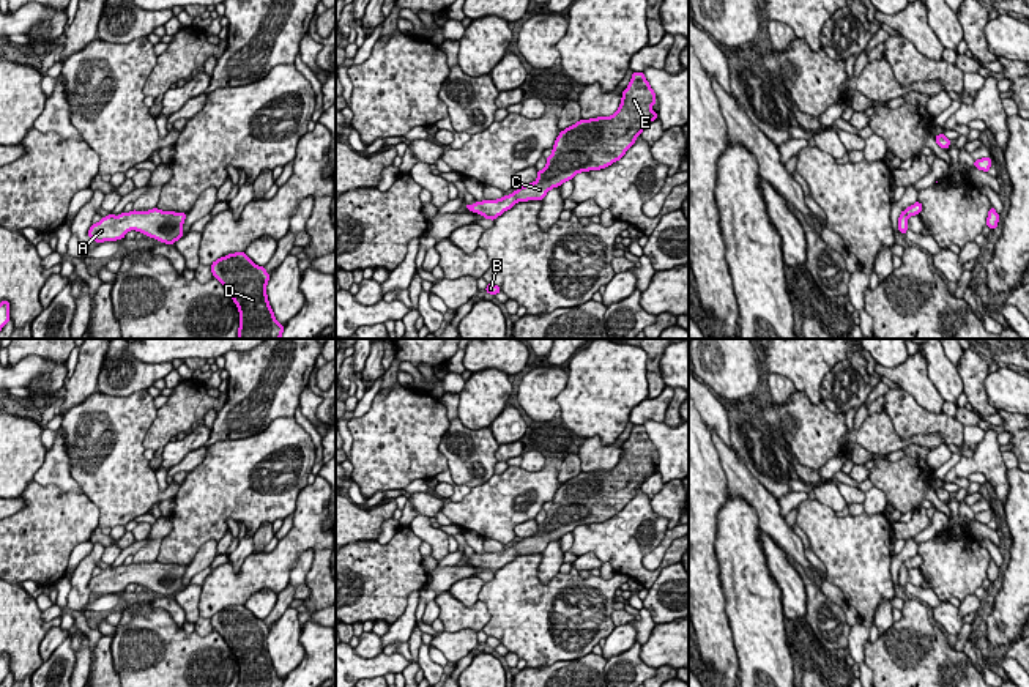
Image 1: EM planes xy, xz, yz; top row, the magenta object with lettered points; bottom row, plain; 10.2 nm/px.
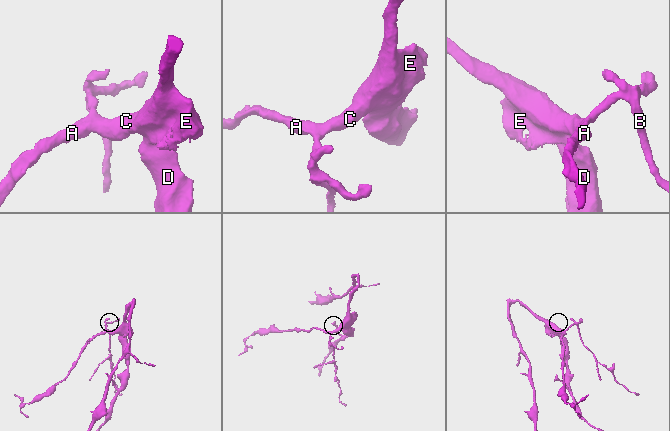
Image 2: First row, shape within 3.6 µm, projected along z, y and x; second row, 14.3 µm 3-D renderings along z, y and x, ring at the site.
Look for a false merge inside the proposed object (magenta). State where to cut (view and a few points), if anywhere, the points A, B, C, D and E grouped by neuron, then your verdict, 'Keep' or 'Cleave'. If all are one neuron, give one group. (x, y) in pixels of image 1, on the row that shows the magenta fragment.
No split. Groups: A B C D E. Keep

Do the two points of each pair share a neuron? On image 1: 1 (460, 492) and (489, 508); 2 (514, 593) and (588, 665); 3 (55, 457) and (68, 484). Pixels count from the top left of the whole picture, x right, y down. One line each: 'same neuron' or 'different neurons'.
1: different neurons
2: different neurons
3: same neuron

